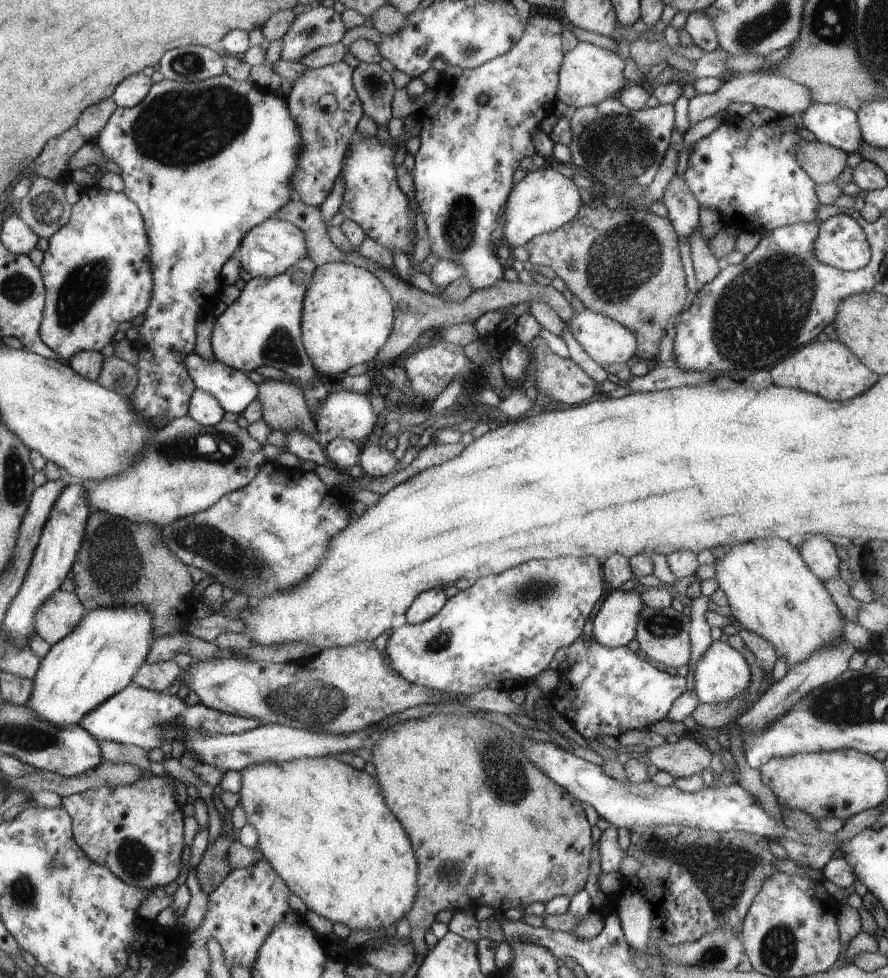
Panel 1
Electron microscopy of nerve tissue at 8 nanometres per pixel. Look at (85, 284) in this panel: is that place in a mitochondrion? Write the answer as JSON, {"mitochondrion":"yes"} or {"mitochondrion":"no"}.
{"mitochondrion":"yes"}

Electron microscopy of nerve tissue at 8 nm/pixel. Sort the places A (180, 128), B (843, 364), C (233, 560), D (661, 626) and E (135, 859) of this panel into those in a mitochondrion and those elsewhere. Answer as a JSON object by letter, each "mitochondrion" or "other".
{"A":"mitochondrion","B":"other","C":"mitochondrion","D":"mitochondrion","E":"mitochondrion"}

